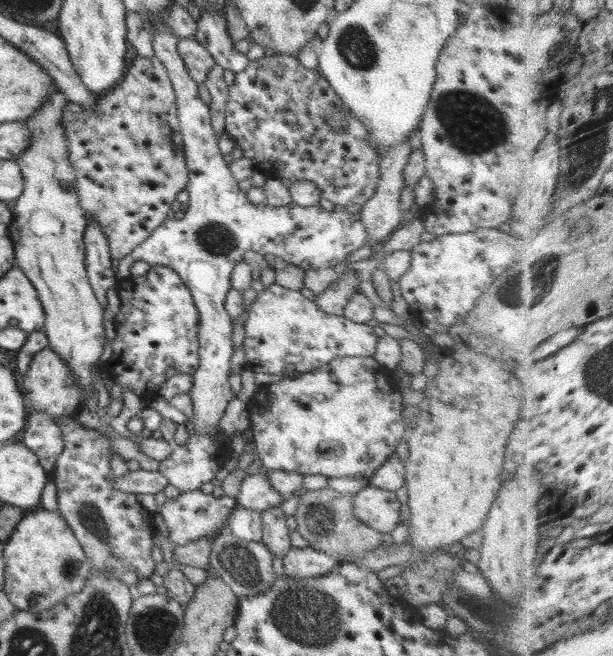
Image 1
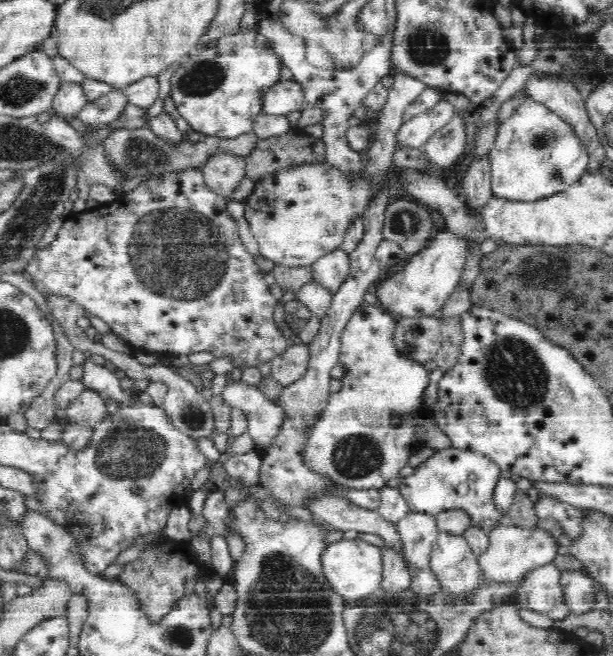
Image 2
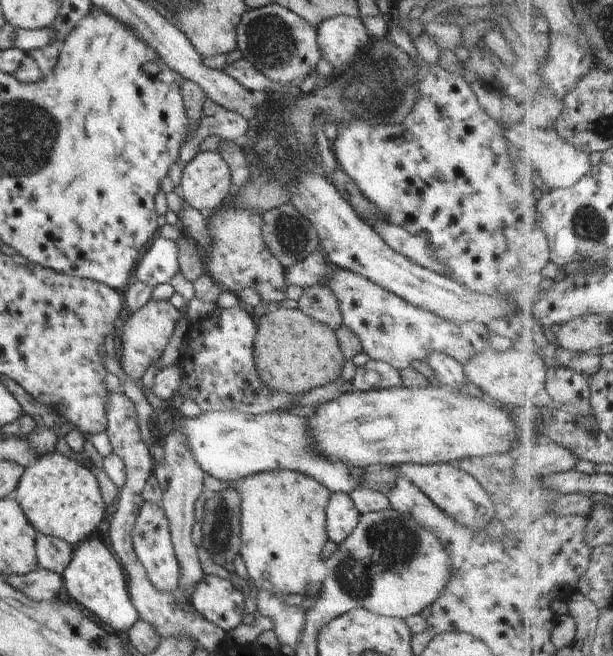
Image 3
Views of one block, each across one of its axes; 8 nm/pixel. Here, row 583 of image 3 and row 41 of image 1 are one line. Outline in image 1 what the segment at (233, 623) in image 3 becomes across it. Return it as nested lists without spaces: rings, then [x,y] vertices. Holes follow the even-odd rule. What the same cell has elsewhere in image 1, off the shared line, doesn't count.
[[[202,12],[196,24],[194,39],[210,52],[215,64],[222,66],[223,70],[232,70],[234,73],[247,68],[248,56],[234,48],[224,14]]]

